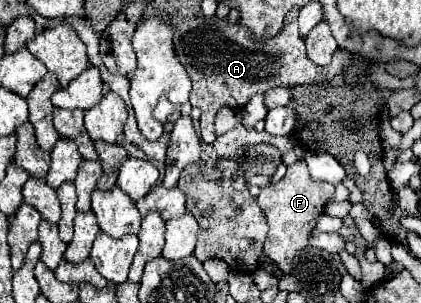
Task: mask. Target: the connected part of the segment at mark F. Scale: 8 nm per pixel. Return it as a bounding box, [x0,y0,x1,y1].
[258,161,334,273]

